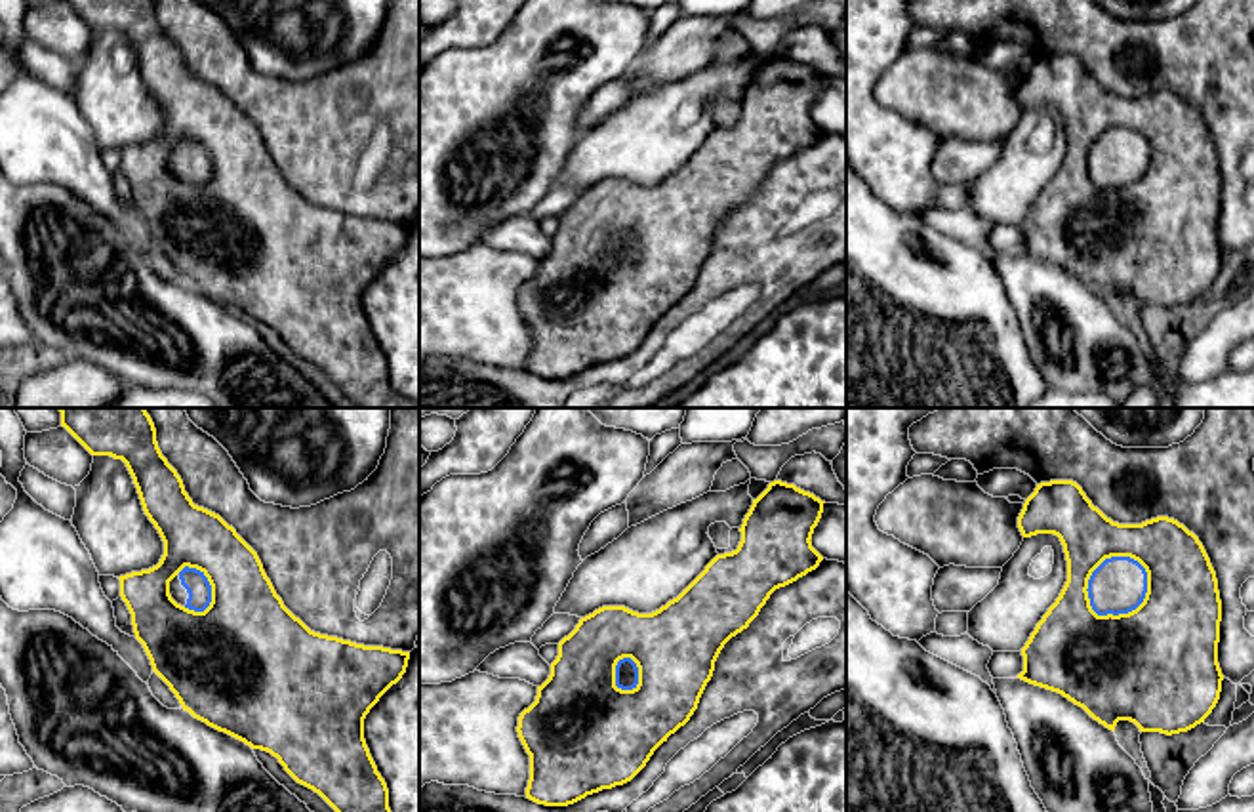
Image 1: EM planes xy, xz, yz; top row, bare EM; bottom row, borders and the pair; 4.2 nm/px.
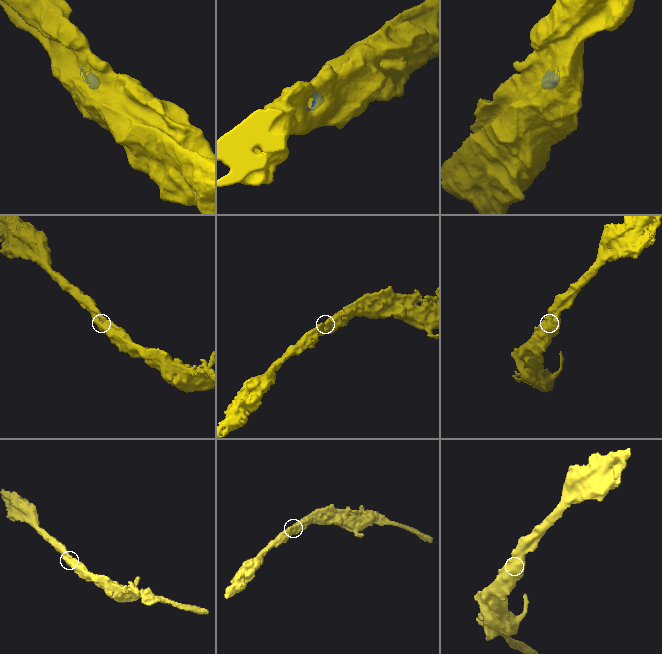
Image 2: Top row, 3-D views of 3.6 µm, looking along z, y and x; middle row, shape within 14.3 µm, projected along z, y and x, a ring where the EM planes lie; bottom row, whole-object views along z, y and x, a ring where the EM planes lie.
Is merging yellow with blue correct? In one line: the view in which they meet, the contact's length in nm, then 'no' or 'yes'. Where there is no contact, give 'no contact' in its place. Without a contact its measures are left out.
meets yellow in yz; contact 300 nm long; no

